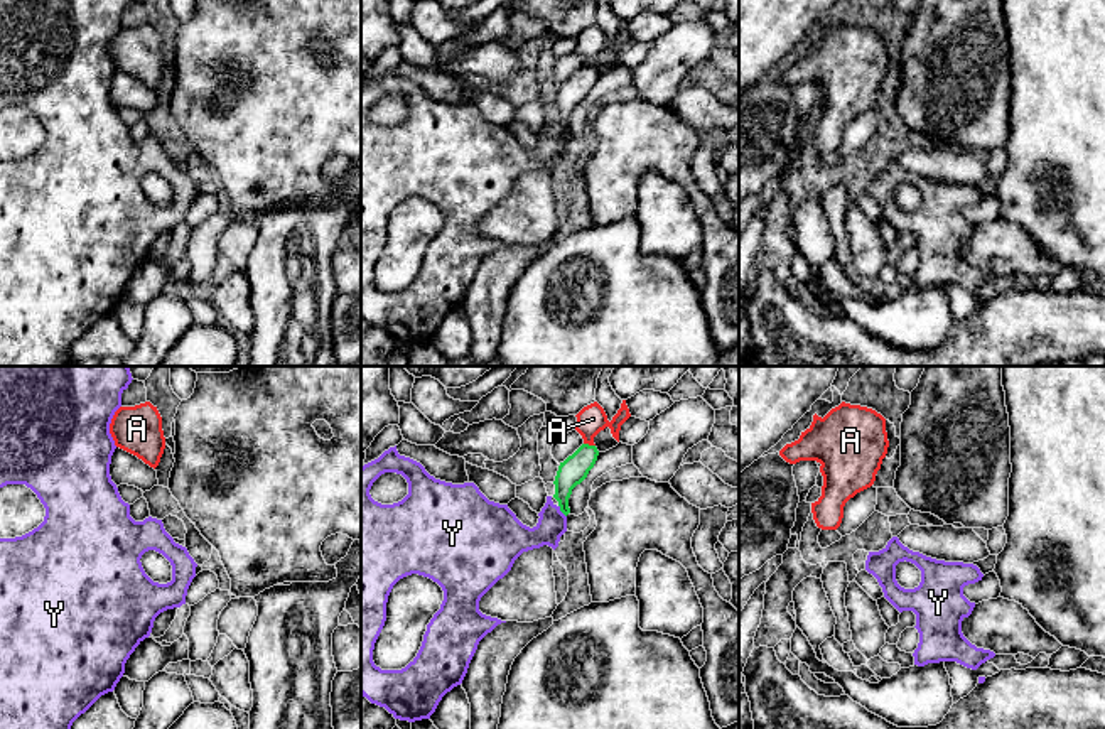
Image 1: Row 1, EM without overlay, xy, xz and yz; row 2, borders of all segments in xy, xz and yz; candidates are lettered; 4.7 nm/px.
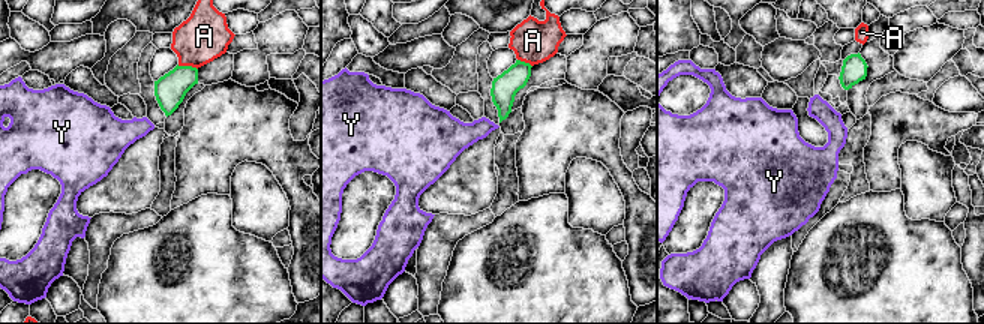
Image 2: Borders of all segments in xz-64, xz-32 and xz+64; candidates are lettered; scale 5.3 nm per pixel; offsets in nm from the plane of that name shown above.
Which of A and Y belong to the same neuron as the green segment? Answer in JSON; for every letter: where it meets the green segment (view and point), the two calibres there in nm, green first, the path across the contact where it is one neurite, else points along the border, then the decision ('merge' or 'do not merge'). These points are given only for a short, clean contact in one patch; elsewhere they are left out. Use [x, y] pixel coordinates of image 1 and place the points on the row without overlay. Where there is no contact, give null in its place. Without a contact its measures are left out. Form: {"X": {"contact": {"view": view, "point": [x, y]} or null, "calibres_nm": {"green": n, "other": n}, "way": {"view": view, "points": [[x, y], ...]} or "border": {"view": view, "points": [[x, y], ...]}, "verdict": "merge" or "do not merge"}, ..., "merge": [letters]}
{"A": {"contact": {"view": "xz", "point": [587, 66]}, "calibres_nm": {"green": 140, "other": 140}, "border": {"view": "xz", "points": [[584, 64], [594, 68]]}, "verdict": "do not merge"}, "Y": {"contact": {"view": "xz", "point": [560, 132]}, "calibres_nm": {"green": 140, "other": 140}, "border": {"view": "xz", "points": [[559, 127], [565, 139]]}, "verdict": "do not merge"}, "merge": []}

